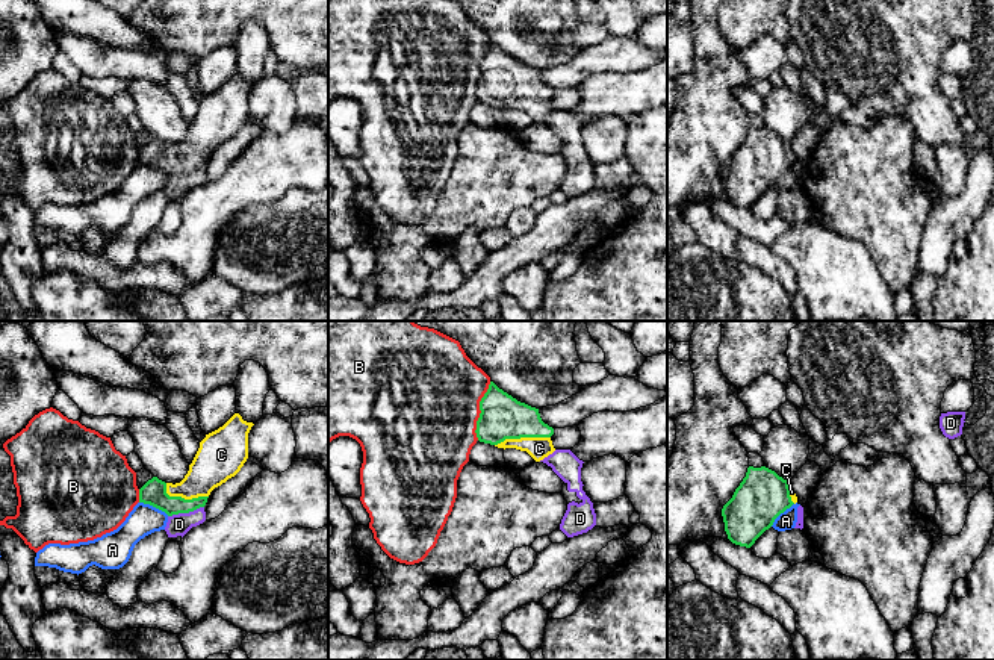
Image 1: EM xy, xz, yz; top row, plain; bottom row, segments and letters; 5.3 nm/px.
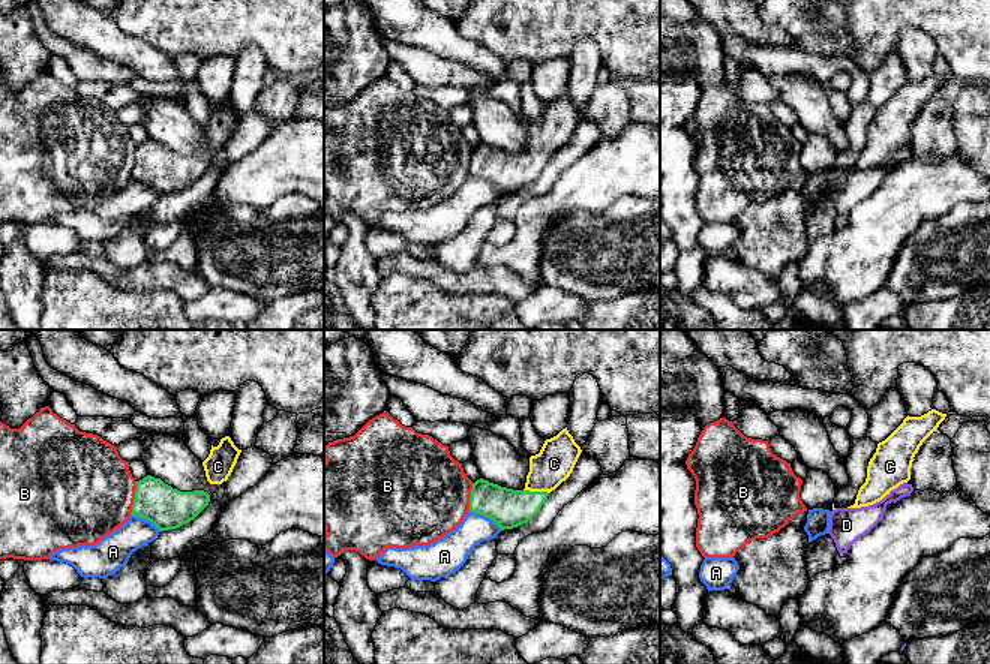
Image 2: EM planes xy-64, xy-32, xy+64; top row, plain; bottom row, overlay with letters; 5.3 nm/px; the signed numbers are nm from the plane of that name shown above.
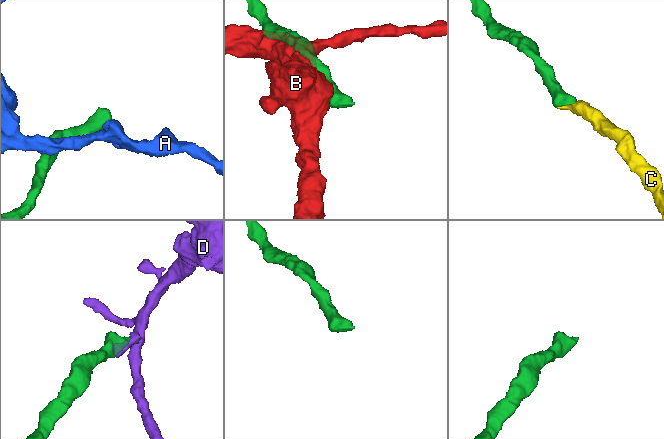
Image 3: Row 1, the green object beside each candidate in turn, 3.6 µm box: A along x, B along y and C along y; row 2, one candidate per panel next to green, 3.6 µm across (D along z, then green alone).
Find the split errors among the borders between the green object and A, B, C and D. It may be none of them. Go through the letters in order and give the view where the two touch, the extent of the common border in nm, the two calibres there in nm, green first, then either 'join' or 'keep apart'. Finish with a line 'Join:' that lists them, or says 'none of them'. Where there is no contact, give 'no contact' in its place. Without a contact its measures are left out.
A: meets green in xy; contact 180 nm long; 140 nm thick on the green side, 160 nm on the other; keep apart
B: meets green in xz; contact 320 nm long; 240 nm thick on the green side, 500 nm on the other; keep apart
C: meets green in xz; contact 300 nm long; 240 nm thick on the green side, 120 nm on the other; join
D: meets green in xy; contact 200 nm long; 140 nm thick on the green side, 110 nm on the other; keep apart
Join: C

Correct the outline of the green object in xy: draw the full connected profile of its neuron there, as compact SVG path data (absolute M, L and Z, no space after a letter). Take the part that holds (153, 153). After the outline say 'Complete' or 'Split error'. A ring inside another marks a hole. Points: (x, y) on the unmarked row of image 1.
M235 74L200 103L180 144L165 144L153 138L139 150L139 163L150 165L168 177L204 168L210 153L235 138L247 123L248 94L253 86Z. Split error

